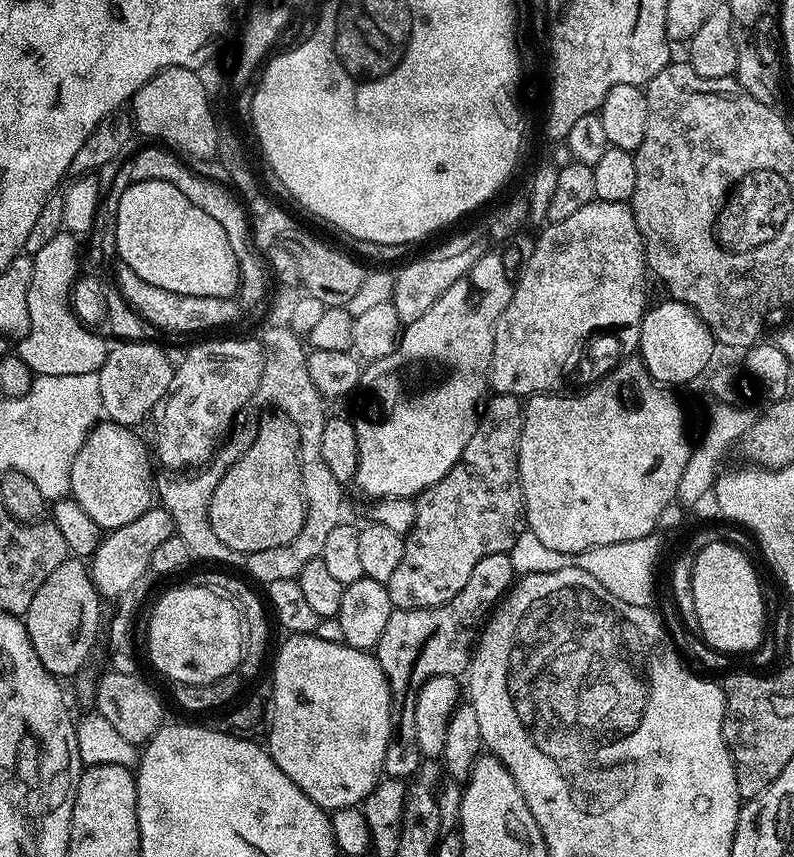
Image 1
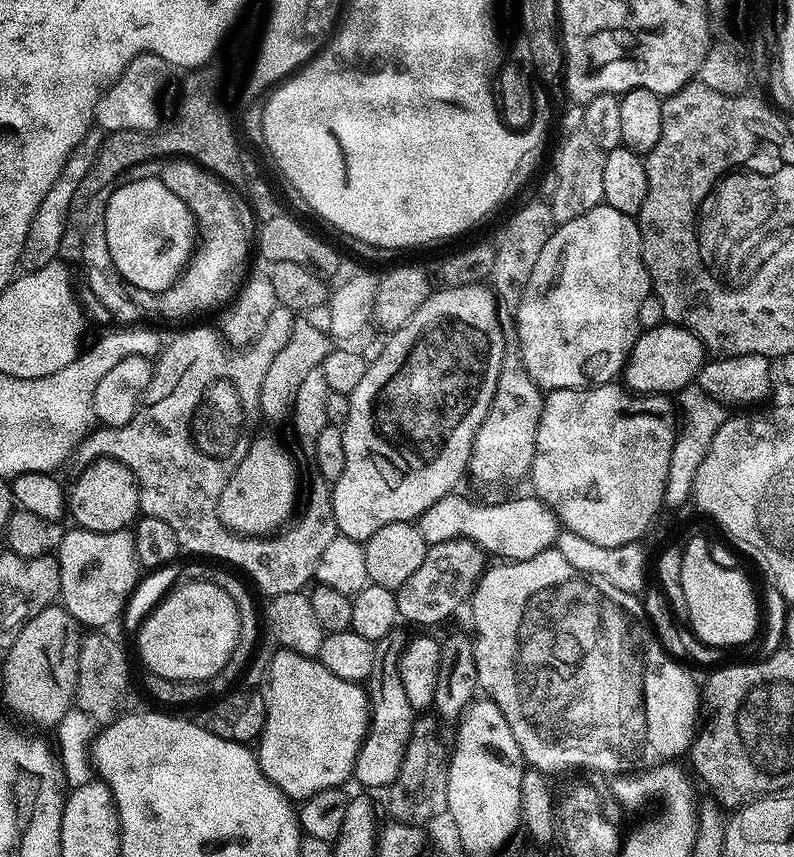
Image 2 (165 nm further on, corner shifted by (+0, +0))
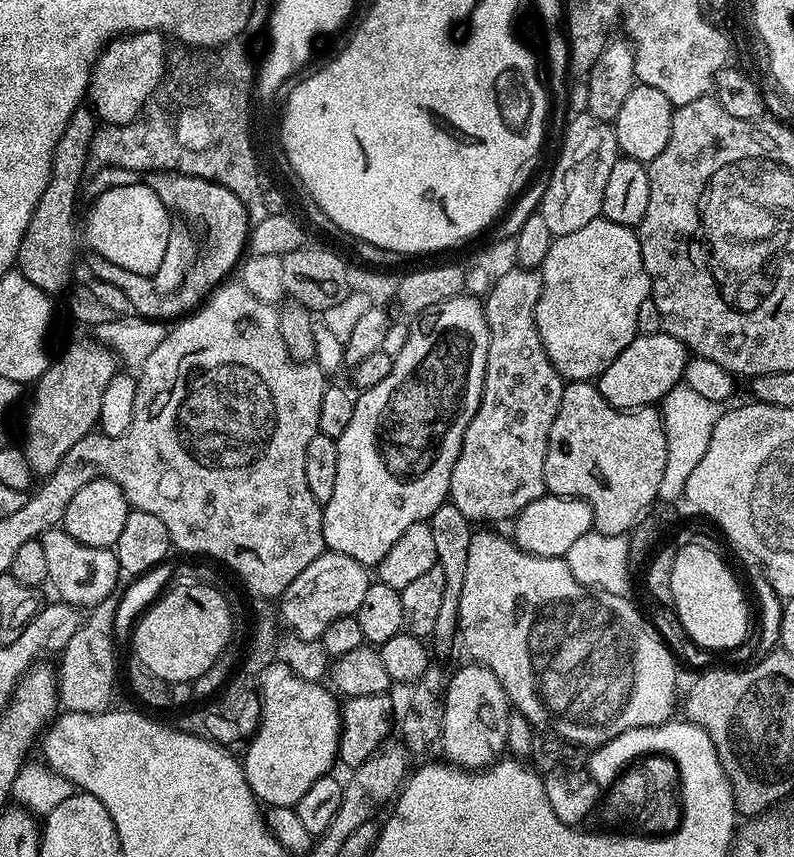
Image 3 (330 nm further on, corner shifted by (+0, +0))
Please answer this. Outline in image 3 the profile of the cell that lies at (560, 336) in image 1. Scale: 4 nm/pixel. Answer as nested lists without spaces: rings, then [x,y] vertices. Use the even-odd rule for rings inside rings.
[[[597,218],[572,234],[555,237],[539,274],[544,285],[536,325],[550,362],[565,381],[595,381],[637,336],[640,311],[650,300],[639,235],[618,222]]]

